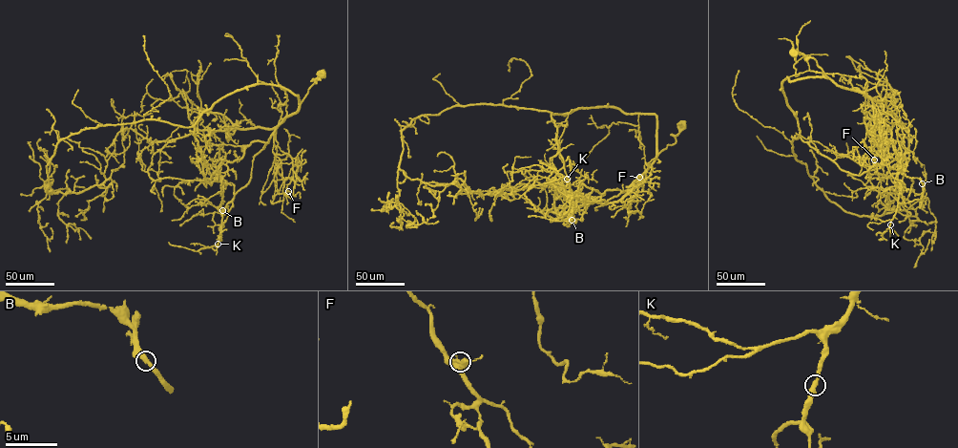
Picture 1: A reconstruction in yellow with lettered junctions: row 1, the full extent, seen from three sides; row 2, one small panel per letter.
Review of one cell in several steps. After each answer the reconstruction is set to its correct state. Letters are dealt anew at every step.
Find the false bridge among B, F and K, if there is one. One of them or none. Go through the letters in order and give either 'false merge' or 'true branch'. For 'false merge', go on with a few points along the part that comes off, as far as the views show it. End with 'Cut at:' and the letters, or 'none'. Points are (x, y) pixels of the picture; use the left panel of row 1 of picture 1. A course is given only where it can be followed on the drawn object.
B: true branch
F: true branch
K: true branch
Cut at: none

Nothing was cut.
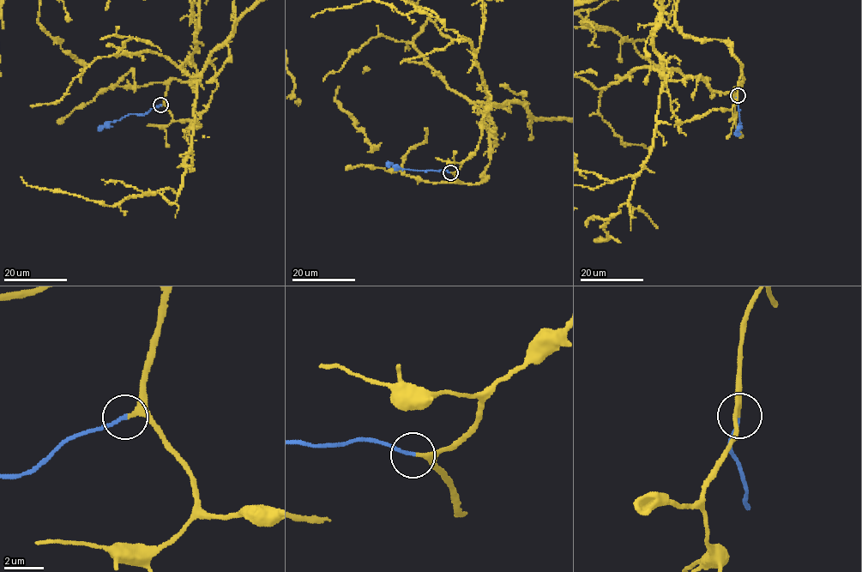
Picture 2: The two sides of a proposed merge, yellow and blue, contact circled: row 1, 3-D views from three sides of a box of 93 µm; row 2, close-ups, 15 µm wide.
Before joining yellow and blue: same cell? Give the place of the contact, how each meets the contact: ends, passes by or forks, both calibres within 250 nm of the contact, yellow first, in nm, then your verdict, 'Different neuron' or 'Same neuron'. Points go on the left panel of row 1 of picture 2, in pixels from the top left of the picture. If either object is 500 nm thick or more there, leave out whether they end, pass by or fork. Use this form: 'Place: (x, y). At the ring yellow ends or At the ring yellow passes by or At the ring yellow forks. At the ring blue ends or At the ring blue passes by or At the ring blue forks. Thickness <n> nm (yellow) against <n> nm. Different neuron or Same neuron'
Place: (160, 105). At the ring yellow passes by. At the ring blue ends. Thickness 200 nm (yellow) against 160 nm. Same neuron

